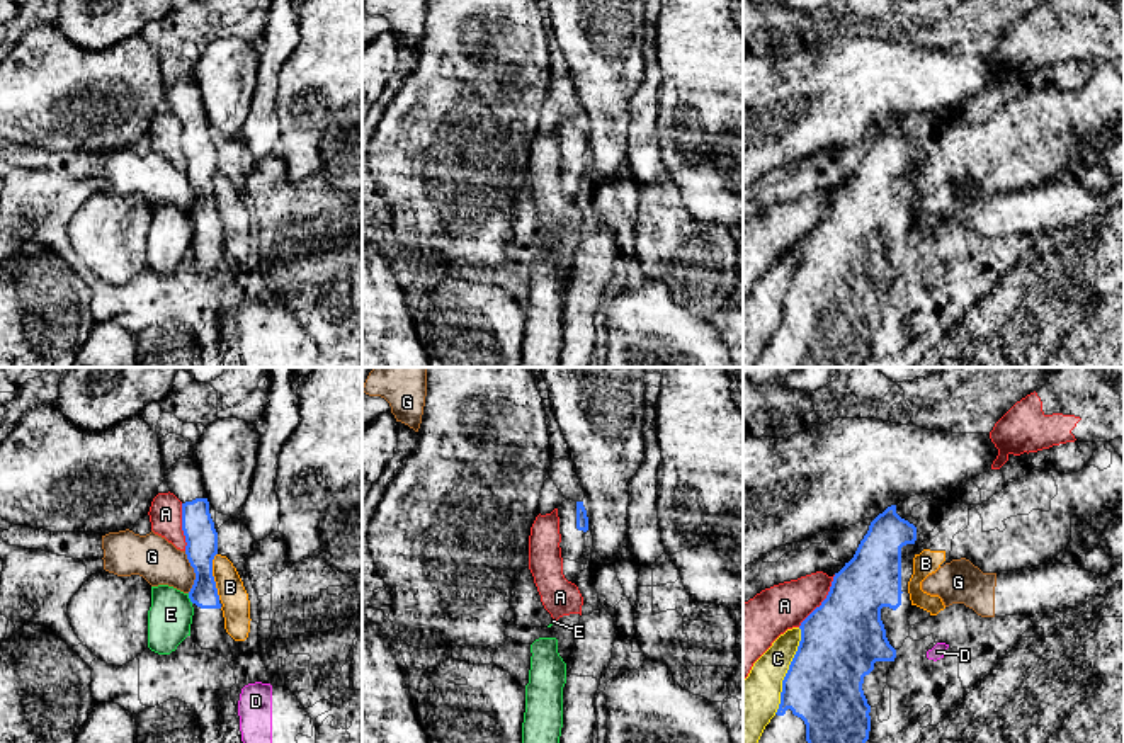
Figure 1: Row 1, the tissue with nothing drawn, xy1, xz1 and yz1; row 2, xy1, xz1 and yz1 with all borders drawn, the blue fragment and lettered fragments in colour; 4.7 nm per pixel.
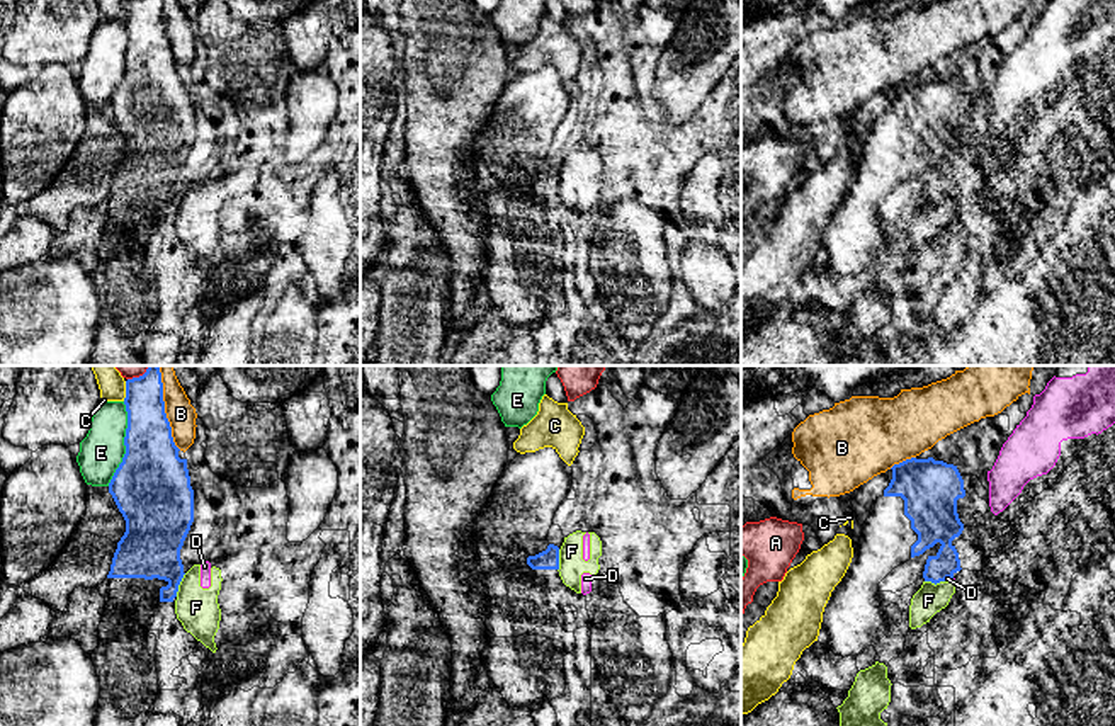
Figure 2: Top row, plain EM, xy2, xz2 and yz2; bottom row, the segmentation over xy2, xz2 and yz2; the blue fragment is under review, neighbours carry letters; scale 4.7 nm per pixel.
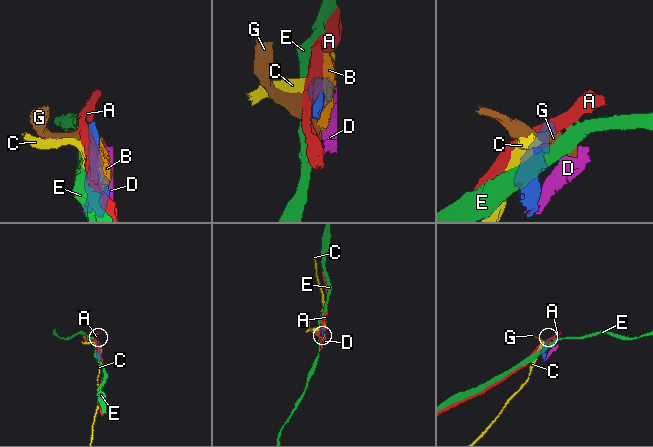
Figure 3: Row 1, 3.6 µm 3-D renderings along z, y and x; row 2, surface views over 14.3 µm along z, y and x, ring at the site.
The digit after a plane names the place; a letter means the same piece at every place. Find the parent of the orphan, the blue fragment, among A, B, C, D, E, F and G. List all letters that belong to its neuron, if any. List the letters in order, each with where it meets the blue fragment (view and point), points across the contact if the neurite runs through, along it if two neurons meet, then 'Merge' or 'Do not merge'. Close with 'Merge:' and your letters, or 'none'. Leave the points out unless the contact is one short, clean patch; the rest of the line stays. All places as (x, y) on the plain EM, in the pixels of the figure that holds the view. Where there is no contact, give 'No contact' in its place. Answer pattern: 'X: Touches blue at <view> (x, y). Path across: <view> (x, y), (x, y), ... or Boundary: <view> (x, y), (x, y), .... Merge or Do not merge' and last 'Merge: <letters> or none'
A: Touches blue at yz1 (823, 220). Do not merge
B: Touches blue at xy2 (165, 34). Do not merge
C: Touches blue at yz1 (788, 289). Do not merge
D: Touches blue at yz2 (947, 196). Boundary: yz2 (952, 196), (944, 199). Do not merge
E: Touches blue at xy2 (124, 63). Do not merge
F: Touches blue at xy2 (179, 203). Boundary: xy2 (186, 192), (175, 215). Do not merge
G: Touches blue at xy1 (194, 191). Boundary: xy1 (184, 170), (194, 192), (194, 203), (189, 211). Do not merge
Merge: none

